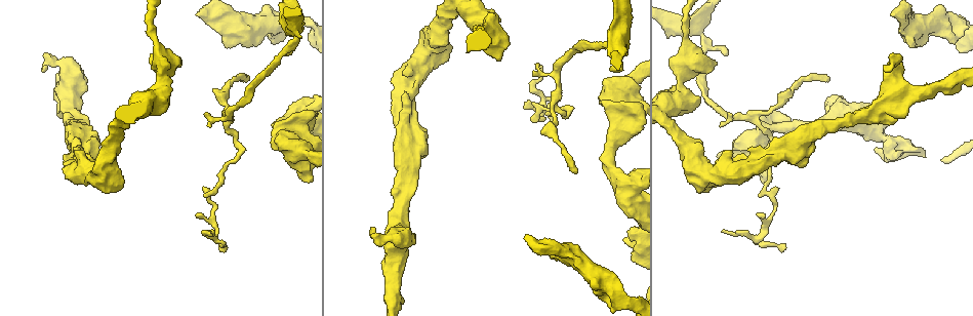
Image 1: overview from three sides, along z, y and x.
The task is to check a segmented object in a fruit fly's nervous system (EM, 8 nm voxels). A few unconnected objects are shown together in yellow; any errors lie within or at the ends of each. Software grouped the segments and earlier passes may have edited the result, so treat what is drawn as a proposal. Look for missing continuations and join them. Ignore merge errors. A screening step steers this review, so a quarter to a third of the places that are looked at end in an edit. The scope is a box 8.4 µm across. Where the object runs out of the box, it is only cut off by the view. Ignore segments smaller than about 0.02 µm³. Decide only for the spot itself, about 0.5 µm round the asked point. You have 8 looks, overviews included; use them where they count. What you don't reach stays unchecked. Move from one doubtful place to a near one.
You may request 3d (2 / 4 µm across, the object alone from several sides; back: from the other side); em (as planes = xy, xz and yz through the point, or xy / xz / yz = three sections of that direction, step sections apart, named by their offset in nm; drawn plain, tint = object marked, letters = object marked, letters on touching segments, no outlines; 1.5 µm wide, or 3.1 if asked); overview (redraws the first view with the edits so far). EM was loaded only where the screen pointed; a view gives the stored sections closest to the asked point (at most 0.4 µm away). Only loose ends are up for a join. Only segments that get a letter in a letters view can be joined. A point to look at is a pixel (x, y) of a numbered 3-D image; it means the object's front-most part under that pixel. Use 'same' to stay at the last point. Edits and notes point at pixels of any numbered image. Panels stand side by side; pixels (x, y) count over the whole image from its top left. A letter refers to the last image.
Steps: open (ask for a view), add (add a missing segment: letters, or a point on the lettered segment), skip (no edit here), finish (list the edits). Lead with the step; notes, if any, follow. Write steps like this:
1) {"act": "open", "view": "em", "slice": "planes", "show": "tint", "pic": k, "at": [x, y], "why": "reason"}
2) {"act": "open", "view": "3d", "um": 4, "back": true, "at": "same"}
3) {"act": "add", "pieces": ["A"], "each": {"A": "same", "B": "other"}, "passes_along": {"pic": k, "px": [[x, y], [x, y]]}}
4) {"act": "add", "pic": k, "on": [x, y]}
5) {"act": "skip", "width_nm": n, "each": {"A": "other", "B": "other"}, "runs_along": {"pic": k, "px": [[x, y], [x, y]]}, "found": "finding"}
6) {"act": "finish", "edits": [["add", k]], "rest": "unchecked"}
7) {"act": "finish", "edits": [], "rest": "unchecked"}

{"act": "open", "view": "em", "slice": "planes", "show": "letters", "pic": 1, "at": [783, 247]}

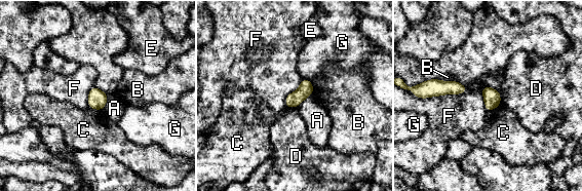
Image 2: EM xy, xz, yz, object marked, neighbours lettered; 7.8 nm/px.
{"act": "skip", "longest_contact_nm": ["F", 380], "each": {"A": "other", "B": "other", "C": "other", "D": "other", "E": "other", "F": "other", "G": "other"}, "border": {"pic": 2, "px": [[109, 94], [103, 110]]}, "found": "none of them fits"}

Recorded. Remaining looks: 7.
{"act": "open", "view": "em", "slice": "planes", "show": "letters", "pic": 1, "at": [246, 79]}

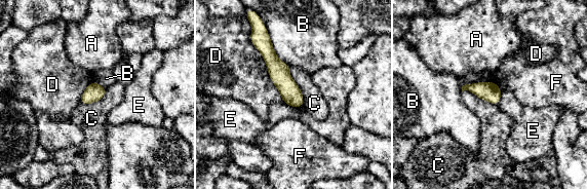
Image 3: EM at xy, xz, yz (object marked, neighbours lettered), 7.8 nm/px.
{"act": "skip", "each": {"A": "other", "B": "other", "C": "other", "D": "other", "E": "other", "F": "other"}, "runs_along": {"pic": 3, "px": [[264, 42], [281, 79], [299, 105]]}, "found": "no lettered segment goes on from it"}

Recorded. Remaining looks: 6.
{"act": "open", "view": "em", "slice": "yz", "step": 4, "show": "tint", "pic": 1, "at": [527, 234], "why": "free end"}

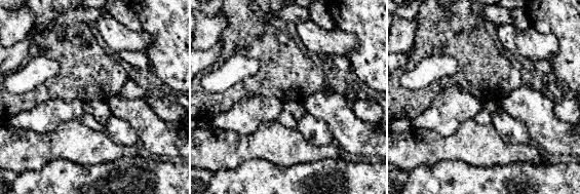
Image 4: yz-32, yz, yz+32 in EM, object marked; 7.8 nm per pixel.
{"act": "open", "view": "em", "slice": "planes", "show": "letters", "at": "same", "why": "another direction"}

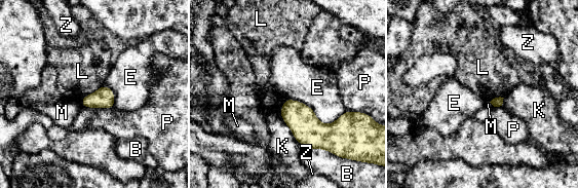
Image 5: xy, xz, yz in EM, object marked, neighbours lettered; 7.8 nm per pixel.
{"act": "skip", "each": {"B": "other", "E": "other", "K": "other", "L": "other", "M": "other", "P": "other", "Z": "other"}, "border": {"pic": 5, "px": [[286, 98], [323, 123], [346, 111]]}, "found": "no lettered segment goes on from it"}

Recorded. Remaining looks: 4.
{"act": "open", "view": "em", "slice": "xz", "step": 8, "show": "letters", "pic": 1, "at": [178, 63], "why": "free end"}

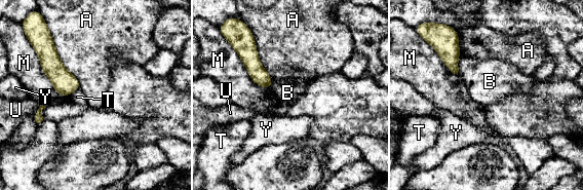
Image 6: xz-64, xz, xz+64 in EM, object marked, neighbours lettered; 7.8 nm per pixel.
{"act": "skip", "longest_contact_nm": ["A", 460], "each": {"A": "other", "B": "other", "M": "other", "T": "other", "U": "other", "Y": "other"}, "found": "none of them fits"}

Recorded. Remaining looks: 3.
{"act": "finish", "edits": [], "rest": "unchecked"}

